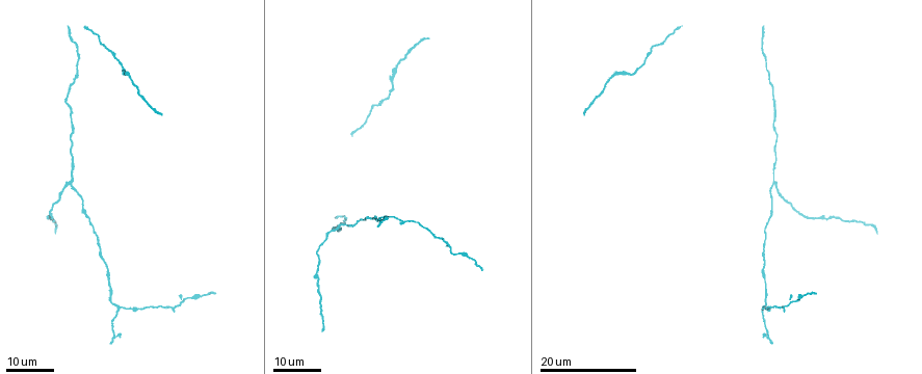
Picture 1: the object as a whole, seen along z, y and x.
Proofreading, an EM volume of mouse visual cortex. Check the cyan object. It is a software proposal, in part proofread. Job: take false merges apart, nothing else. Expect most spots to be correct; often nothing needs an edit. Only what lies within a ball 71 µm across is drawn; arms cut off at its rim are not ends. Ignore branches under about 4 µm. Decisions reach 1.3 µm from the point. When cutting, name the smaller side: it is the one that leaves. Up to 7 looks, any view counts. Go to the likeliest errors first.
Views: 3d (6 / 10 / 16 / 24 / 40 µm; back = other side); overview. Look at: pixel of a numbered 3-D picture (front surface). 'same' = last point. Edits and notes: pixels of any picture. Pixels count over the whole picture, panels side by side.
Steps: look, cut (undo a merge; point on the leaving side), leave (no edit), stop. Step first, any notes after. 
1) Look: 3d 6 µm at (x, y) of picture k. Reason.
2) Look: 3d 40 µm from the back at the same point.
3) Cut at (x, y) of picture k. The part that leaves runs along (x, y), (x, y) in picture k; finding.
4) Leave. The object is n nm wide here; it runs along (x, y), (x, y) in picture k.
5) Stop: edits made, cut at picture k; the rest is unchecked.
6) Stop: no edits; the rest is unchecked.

Look: 3d 16 µm at (117, 308) of picture 1.

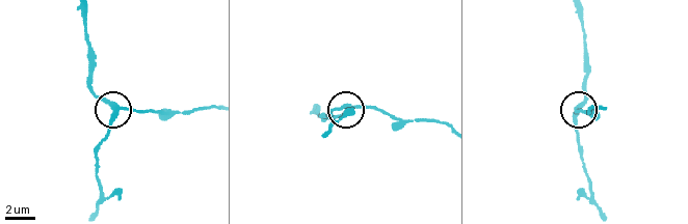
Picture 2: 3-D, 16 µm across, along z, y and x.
Look: 3d 10 µm at (115, 110) of picture 2.

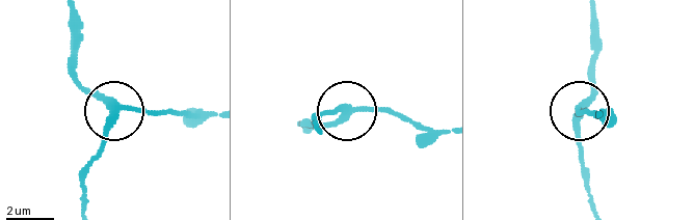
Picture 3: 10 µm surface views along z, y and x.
Look: 3d 10 µm from the back at (346, 110) of picture 3.

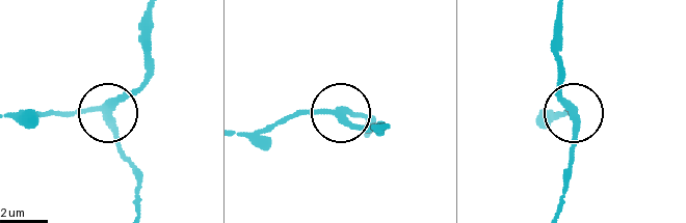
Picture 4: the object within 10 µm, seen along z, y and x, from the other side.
Leave. The side arm is 8 µm long; it runs along (559, 19), (559, 96), (572, 120), (572, 166) in picture 4; all the same neuron.

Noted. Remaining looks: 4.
Look: 3d 24 µm at (107, 269) of picture 1. Sudden change in width.

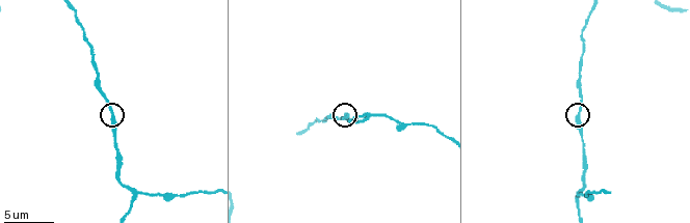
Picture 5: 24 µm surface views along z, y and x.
Look: 3d 6 µm at (580, 110) of picture 5. Zoom in.

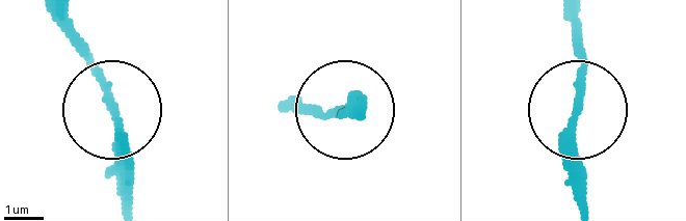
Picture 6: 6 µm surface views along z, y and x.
Look: 3d 6 µm from the back at (575, 108) of picture 6.

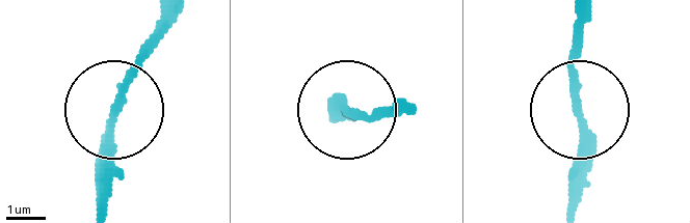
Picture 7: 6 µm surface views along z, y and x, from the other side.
Leave. It runs along (174, 14), (121, 103), (104, 202) in picture 7; continuous, no second neuron.

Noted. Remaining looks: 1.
Look: 3d 16 µm at (117, 153) of picture 5. Thick turns thin.

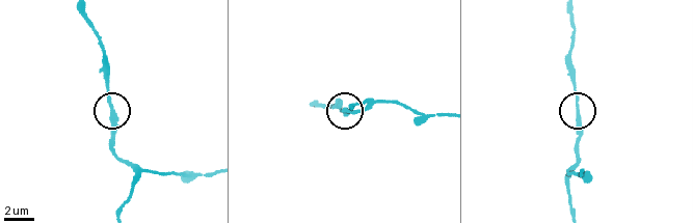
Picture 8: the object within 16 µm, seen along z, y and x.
Leave. The object is 280 nm wide here; it runs along (81, 14), (102, 55), (113, 114), (113, 146) in picture 8; continuous, no second neuron.

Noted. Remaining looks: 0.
Stop: no edits; the rest is unchecked.

